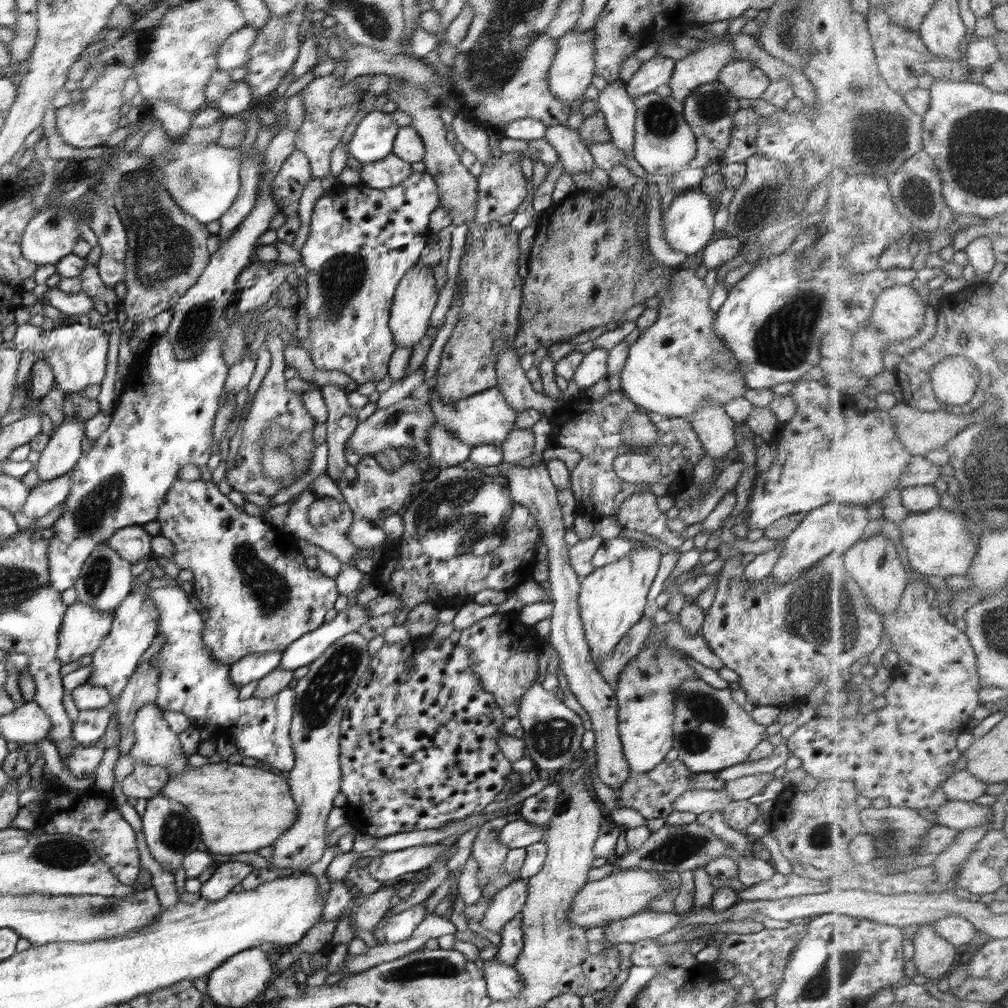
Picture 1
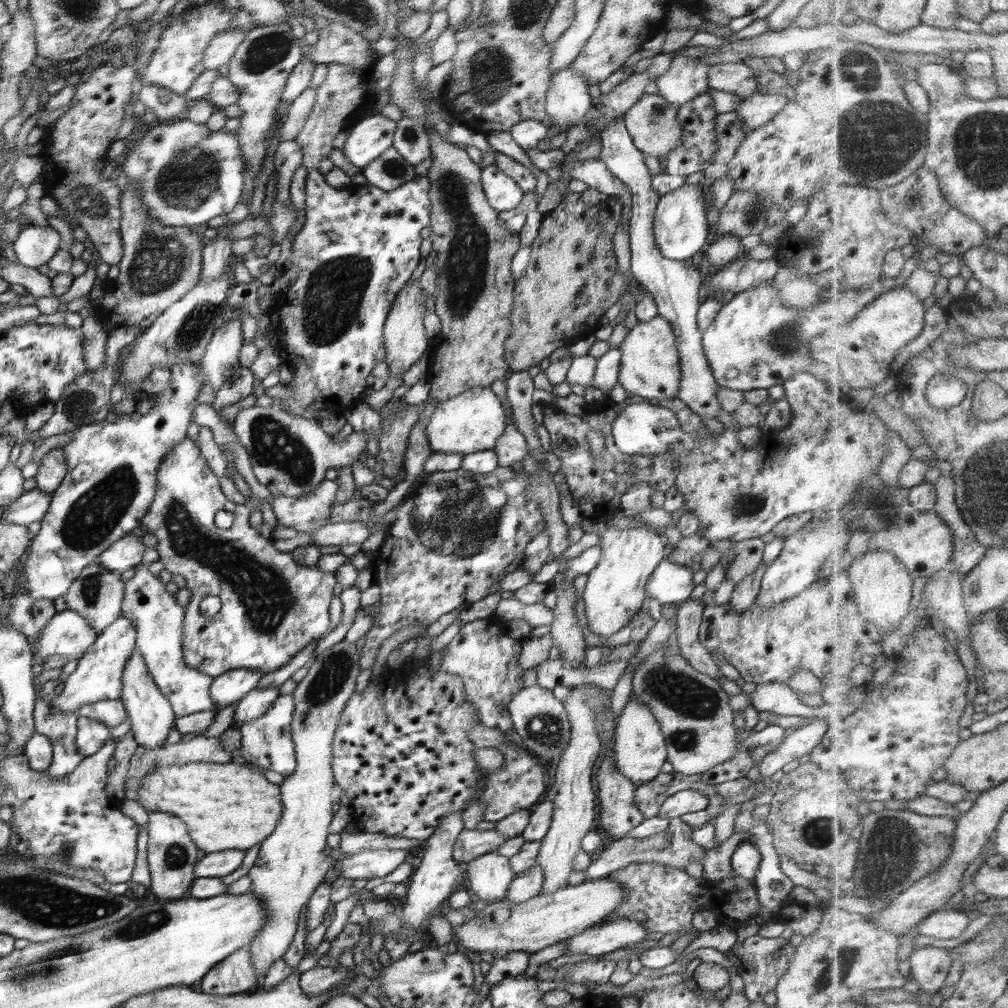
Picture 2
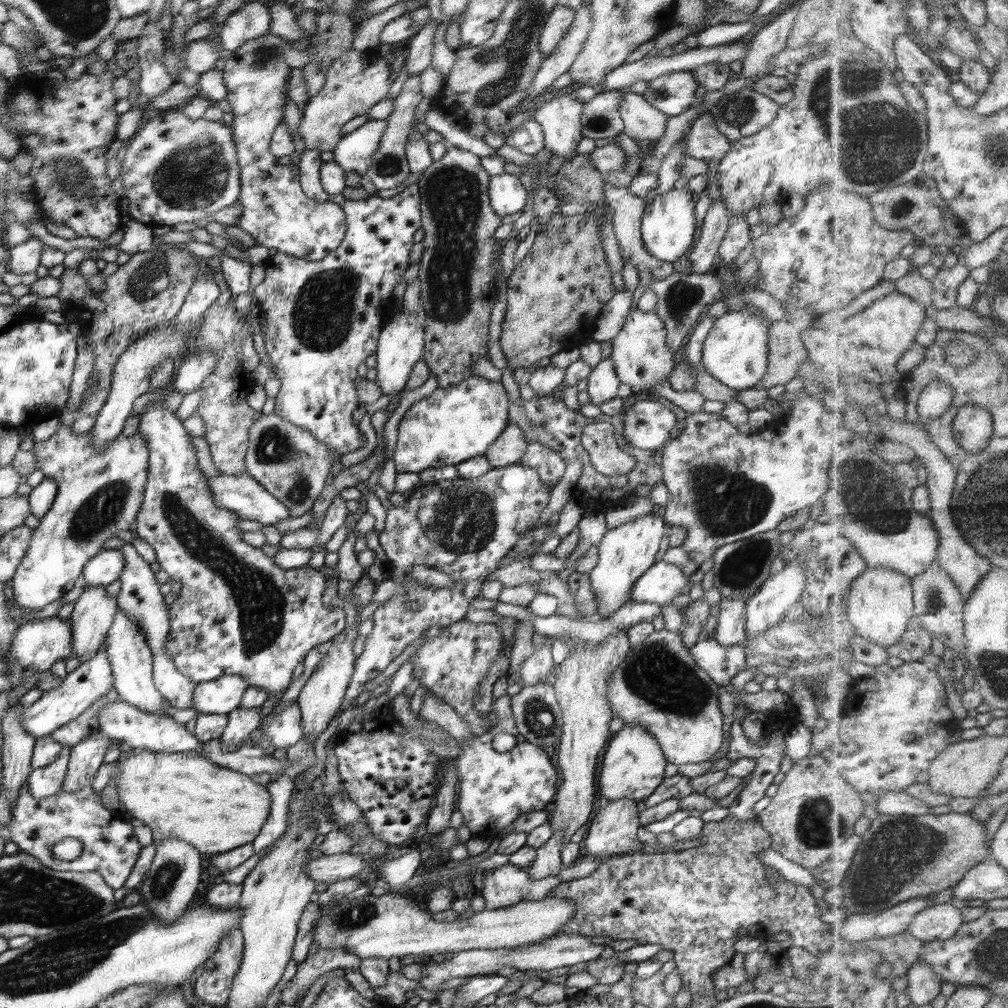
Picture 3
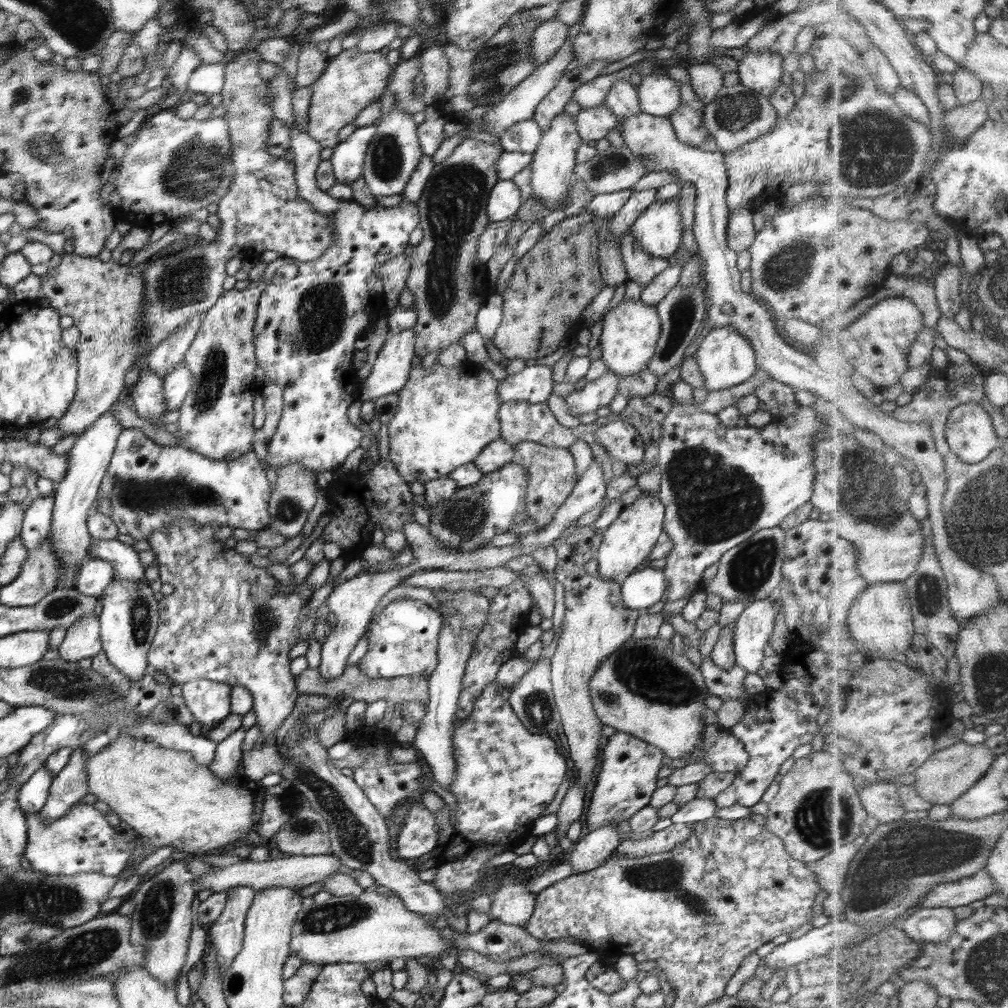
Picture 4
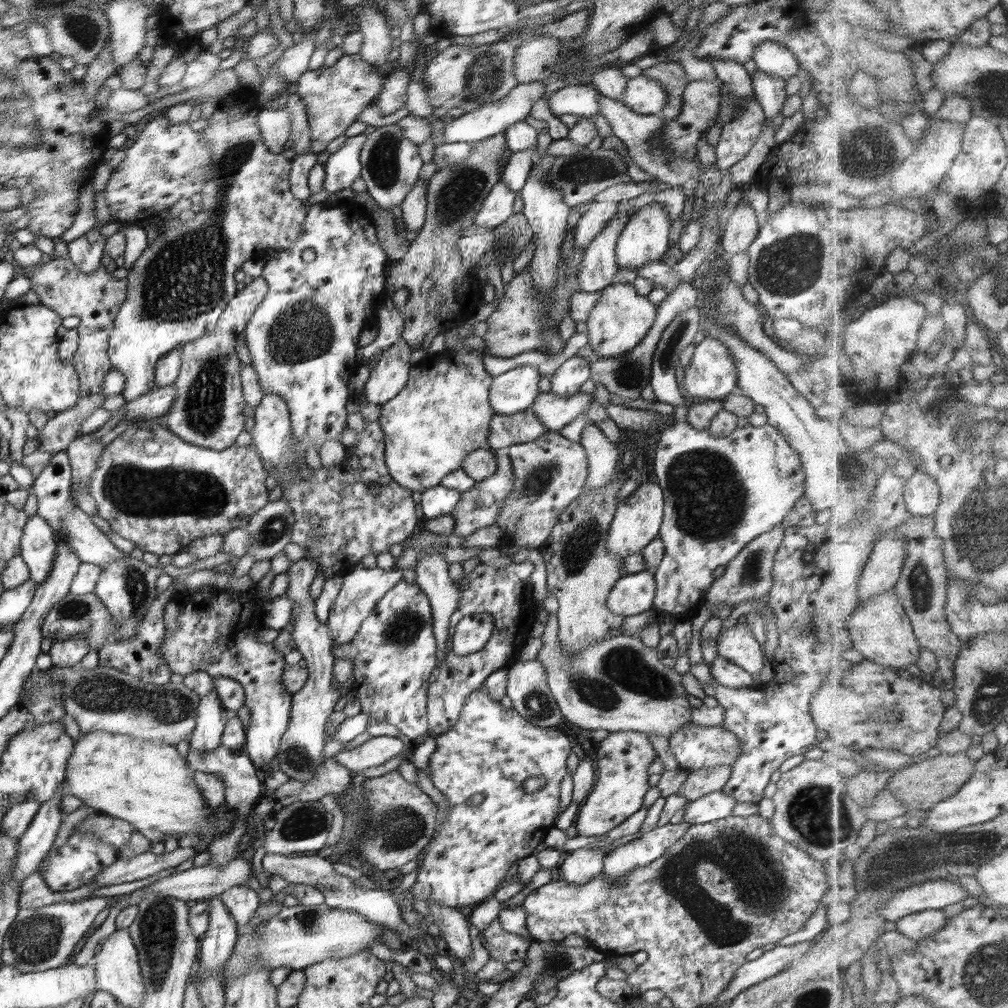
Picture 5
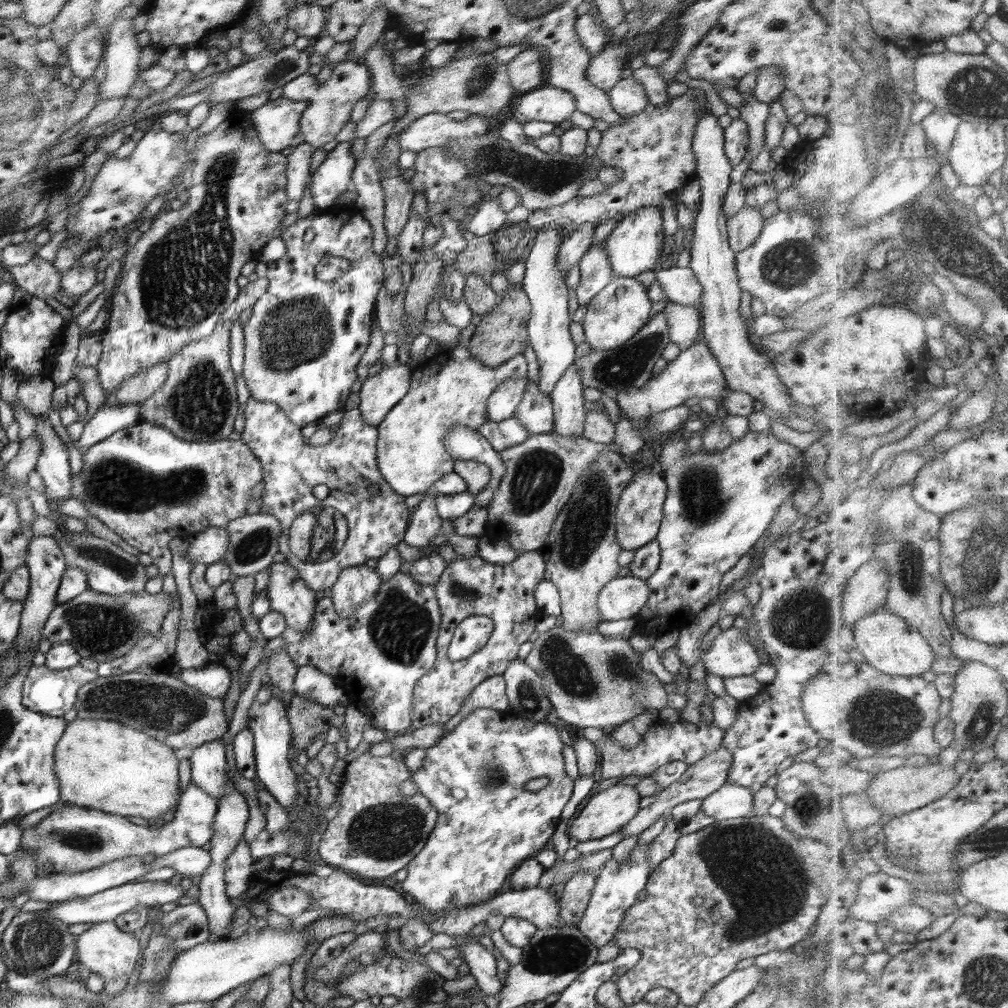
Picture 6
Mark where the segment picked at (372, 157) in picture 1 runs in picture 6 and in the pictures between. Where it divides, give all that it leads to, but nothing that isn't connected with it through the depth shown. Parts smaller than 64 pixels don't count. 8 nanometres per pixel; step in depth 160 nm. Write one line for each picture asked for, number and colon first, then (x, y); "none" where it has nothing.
2: (370, 136)
3: (354, 152)
4: (348, 159)
5: (342, 168)
6: (333, 176)

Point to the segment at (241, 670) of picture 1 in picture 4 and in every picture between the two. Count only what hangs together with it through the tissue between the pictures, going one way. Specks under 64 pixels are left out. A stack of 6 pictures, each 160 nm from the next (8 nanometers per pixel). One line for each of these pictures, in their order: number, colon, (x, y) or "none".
2: (230, 687)
3: (221, 696)
4: (209, 701)

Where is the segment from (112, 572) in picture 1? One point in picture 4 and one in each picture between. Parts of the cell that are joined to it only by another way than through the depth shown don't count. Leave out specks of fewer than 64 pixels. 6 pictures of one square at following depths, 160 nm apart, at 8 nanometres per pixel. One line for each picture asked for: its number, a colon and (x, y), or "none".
2: (97, 594)
3: (94, 612)
4: (82, 640)

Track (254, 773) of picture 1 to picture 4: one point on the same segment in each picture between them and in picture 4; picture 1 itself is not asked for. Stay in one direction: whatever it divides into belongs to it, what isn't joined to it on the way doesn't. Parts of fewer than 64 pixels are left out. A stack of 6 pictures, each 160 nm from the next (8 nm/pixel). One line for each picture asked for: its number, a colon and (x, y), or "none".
2: (228, 806)
3: (183, 795)
4: (163, 794)

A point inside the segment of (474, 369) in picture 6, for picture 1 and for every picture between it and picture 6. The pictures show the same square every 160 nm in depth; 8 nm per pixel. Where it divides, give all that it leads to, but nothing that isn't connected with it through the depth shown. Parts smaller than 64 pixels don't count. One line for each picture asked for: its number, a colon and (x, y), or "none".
1: (484, 418)
2: (473, 421)
3: (452, 425)
4: (445, 416)
5: (443, 413)

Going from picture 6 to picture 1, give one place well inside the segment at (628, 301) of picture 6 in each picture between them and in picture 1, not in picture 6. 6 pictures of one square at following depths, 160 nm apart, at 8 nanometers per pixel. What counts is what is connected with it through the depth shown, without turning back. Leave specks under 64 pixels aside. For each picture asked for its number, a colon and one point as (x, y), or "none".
1: (679, 361)
2: (650, 362)
3: (641, 356)
4: (630, 331)
5: (621, 319)

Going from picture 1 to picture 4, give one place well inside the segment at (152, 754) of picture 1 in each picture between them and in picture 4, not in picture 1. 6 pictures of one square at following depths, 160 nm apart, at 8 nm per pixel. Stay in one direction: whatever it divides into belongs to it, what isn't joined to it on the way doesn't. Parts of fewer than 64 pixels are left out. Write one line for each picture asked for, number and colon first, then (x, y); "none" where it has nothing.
2: (151, 715)
3: (131, 658)
4: (128, 622)

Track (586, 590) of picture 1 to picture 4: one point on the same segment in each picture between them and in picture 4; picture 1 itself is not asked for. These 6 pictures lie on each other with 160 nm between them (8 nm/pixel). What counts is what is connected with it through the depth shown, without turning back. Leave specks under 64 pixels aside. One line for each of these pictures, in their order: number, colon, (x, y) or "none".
2: (615, 592)
3: (625, 553)
4: (625, 545)

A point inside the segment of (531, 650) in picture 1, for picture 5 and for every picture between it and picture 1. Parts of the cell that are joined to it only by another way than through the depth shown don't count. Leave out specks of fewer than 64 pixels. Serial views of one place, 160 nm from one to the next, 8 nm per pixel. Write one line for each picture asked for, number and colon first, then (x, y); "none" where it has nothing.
2: (486, 657)
3: (454, 663)
4: (403, 638)
5: (393, 653)

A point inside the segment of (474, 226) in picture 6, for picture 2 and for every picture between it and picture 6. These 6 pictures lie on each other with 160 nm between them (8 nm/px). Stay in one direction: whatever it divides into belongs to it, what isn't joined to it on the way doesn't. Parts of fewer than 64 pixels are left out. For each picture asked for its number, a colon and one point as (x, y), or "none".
2: (502, 191)
3: (507, 195)
4: (505, 199)
5: (497, 207)

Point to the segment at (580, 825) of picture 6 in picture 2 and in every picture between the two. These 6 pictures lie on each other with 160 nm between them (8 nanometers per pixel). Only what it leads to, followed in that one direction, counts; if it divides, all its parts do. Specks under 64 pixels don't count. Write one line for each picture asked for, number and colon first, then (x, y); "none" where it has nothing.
2: (640, 750)
3: (633, 766)
4: (627, 779)
5: (623, 758)

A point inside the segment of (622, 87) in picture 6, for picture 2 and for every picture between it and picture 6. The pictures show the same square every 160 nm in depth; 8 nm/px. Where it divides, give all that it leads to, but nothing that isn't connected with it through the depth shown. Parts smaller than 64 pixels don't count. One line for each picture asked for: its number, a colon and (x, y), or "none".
2: (686, 78)
3: (672, 93)
4: (659, 95)
5: (644, 95)

